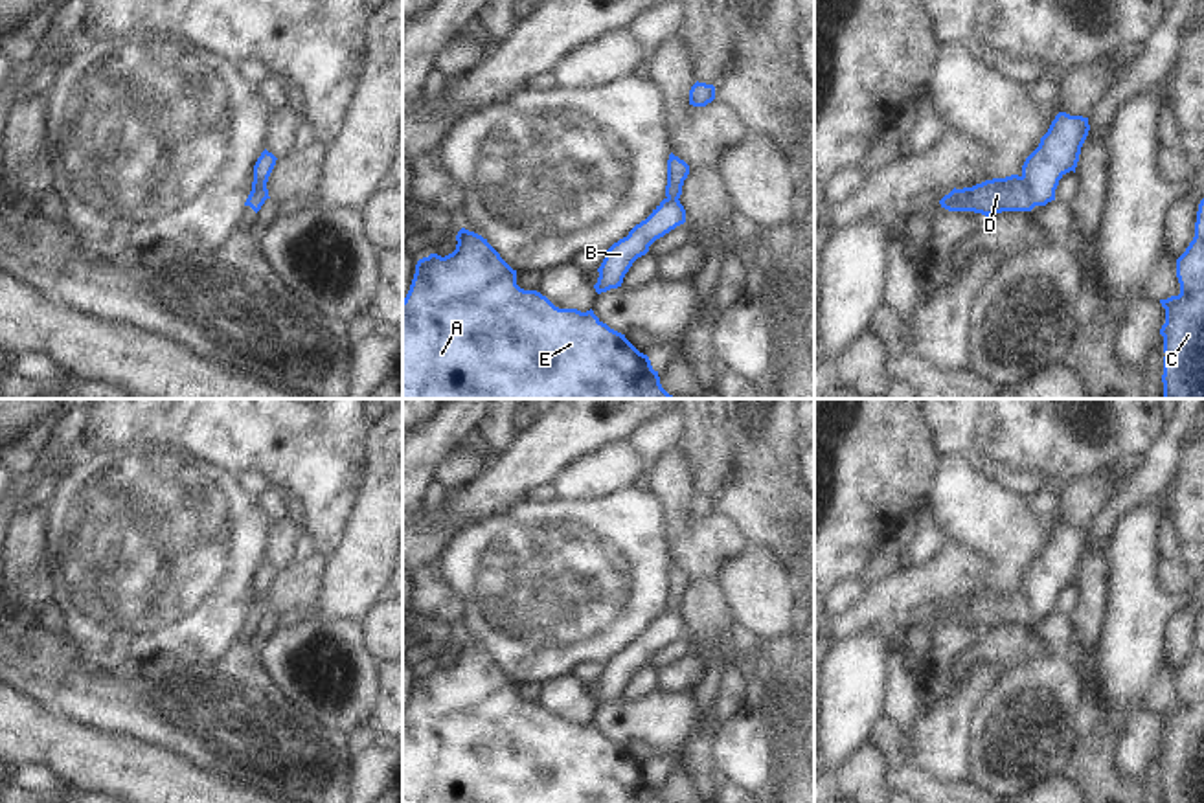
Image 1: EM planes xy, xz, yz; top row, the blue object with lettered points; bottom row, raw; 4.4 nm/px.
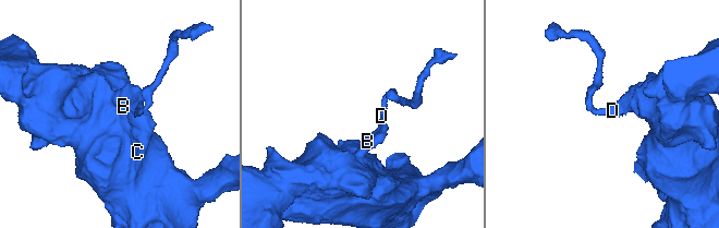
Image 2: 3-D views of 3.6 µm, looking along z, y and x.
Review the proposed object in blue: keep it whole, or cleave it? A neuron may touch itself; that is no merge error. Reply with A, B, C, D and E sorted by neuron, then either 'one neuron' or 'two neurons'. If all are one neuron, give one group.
A B C E / D; two neurons

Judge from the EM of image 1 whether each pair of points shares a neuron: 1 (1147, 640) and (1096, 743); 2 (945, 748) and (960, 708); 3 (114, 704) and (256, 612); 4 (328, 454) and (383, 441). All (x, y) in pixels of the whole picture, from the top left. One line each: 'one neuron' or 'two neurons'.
1: one neuron
2: one neuron
3: one neuron
4: two neurons

